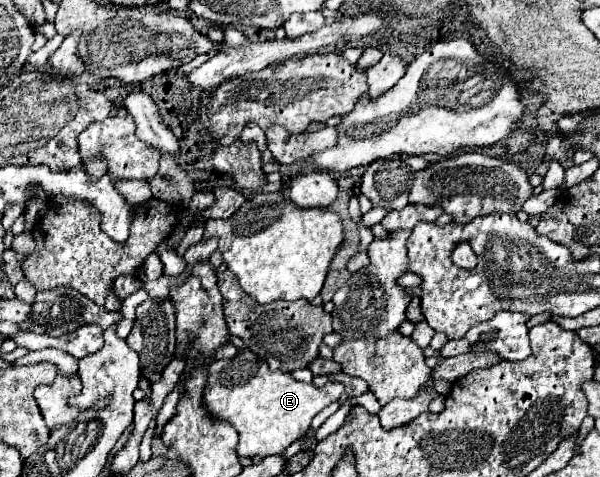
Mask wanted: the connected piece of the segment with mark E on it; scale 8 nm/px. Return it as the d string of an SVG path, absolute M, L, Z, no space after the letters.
M241 351L233 359L219 359L209 367L205 387L205 407L217 415L215 419L231 423L239 431L239 457L267 457L283 453L291 443L301 439L312 419L343 395L343 383L329 381L323 387L295 380L291 373L269 371L269 365L255 353Z

